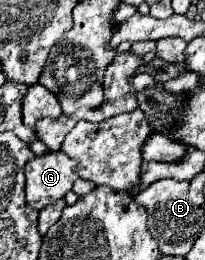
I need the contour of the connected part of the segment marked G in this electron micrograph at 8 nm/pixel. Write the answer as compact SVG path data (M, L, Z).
M47 150L45 154L31 158L25 164L27 204L35 210L43 210L45 206L63 198L77 180L77 174L73 172L75 166L77 160L69 158L61 150Z

